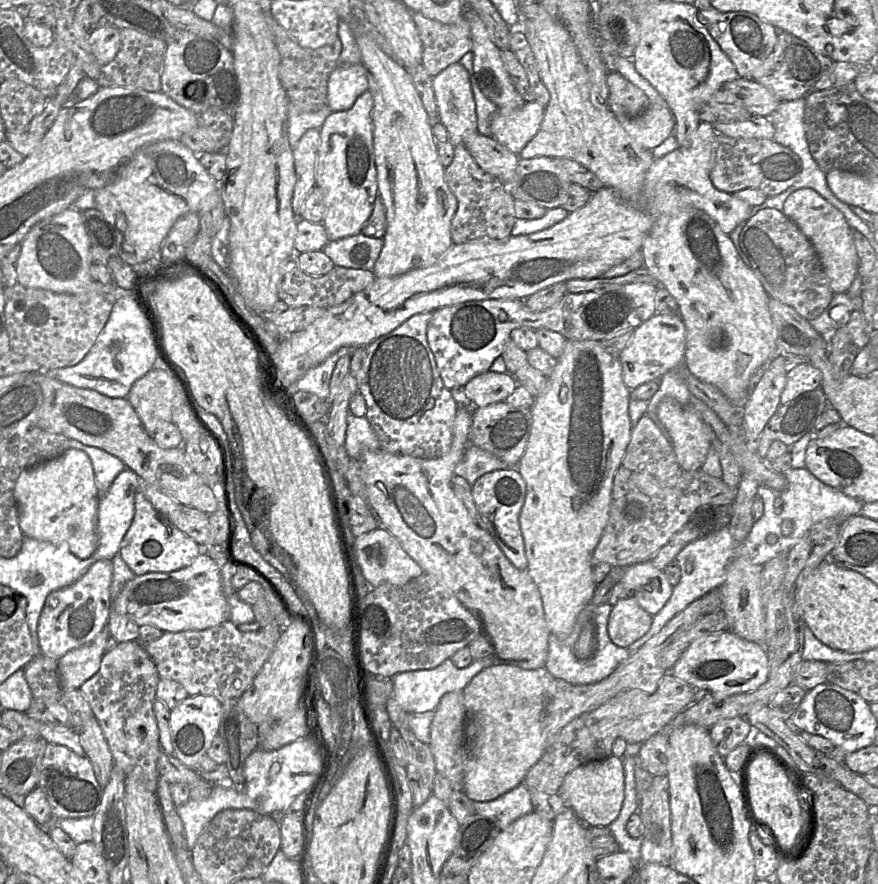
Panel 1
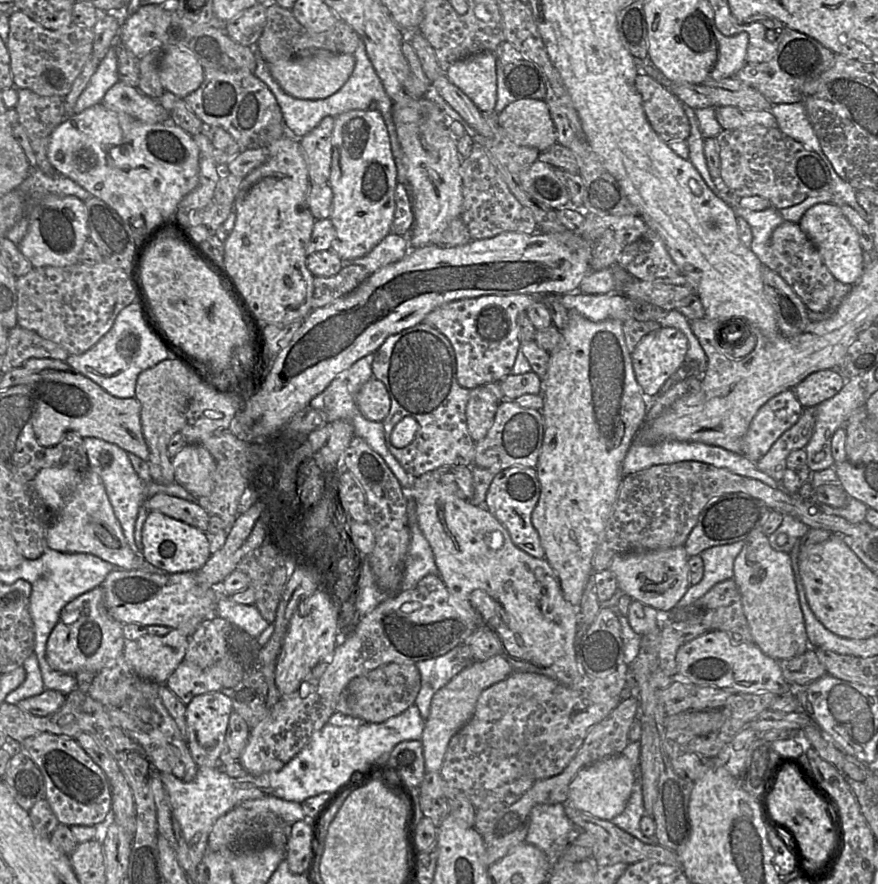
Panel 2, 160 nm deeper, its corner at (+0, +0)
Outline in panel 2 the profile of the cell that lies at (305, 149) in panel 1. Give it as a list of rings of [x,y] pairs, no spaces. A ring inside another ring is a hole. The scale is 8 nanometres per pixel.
[[[324,117],[314,129],[299,139],[299,146],[307,164],[310,185],[322,185],[328,182],[332,158],[331,136],[335,118]]]

